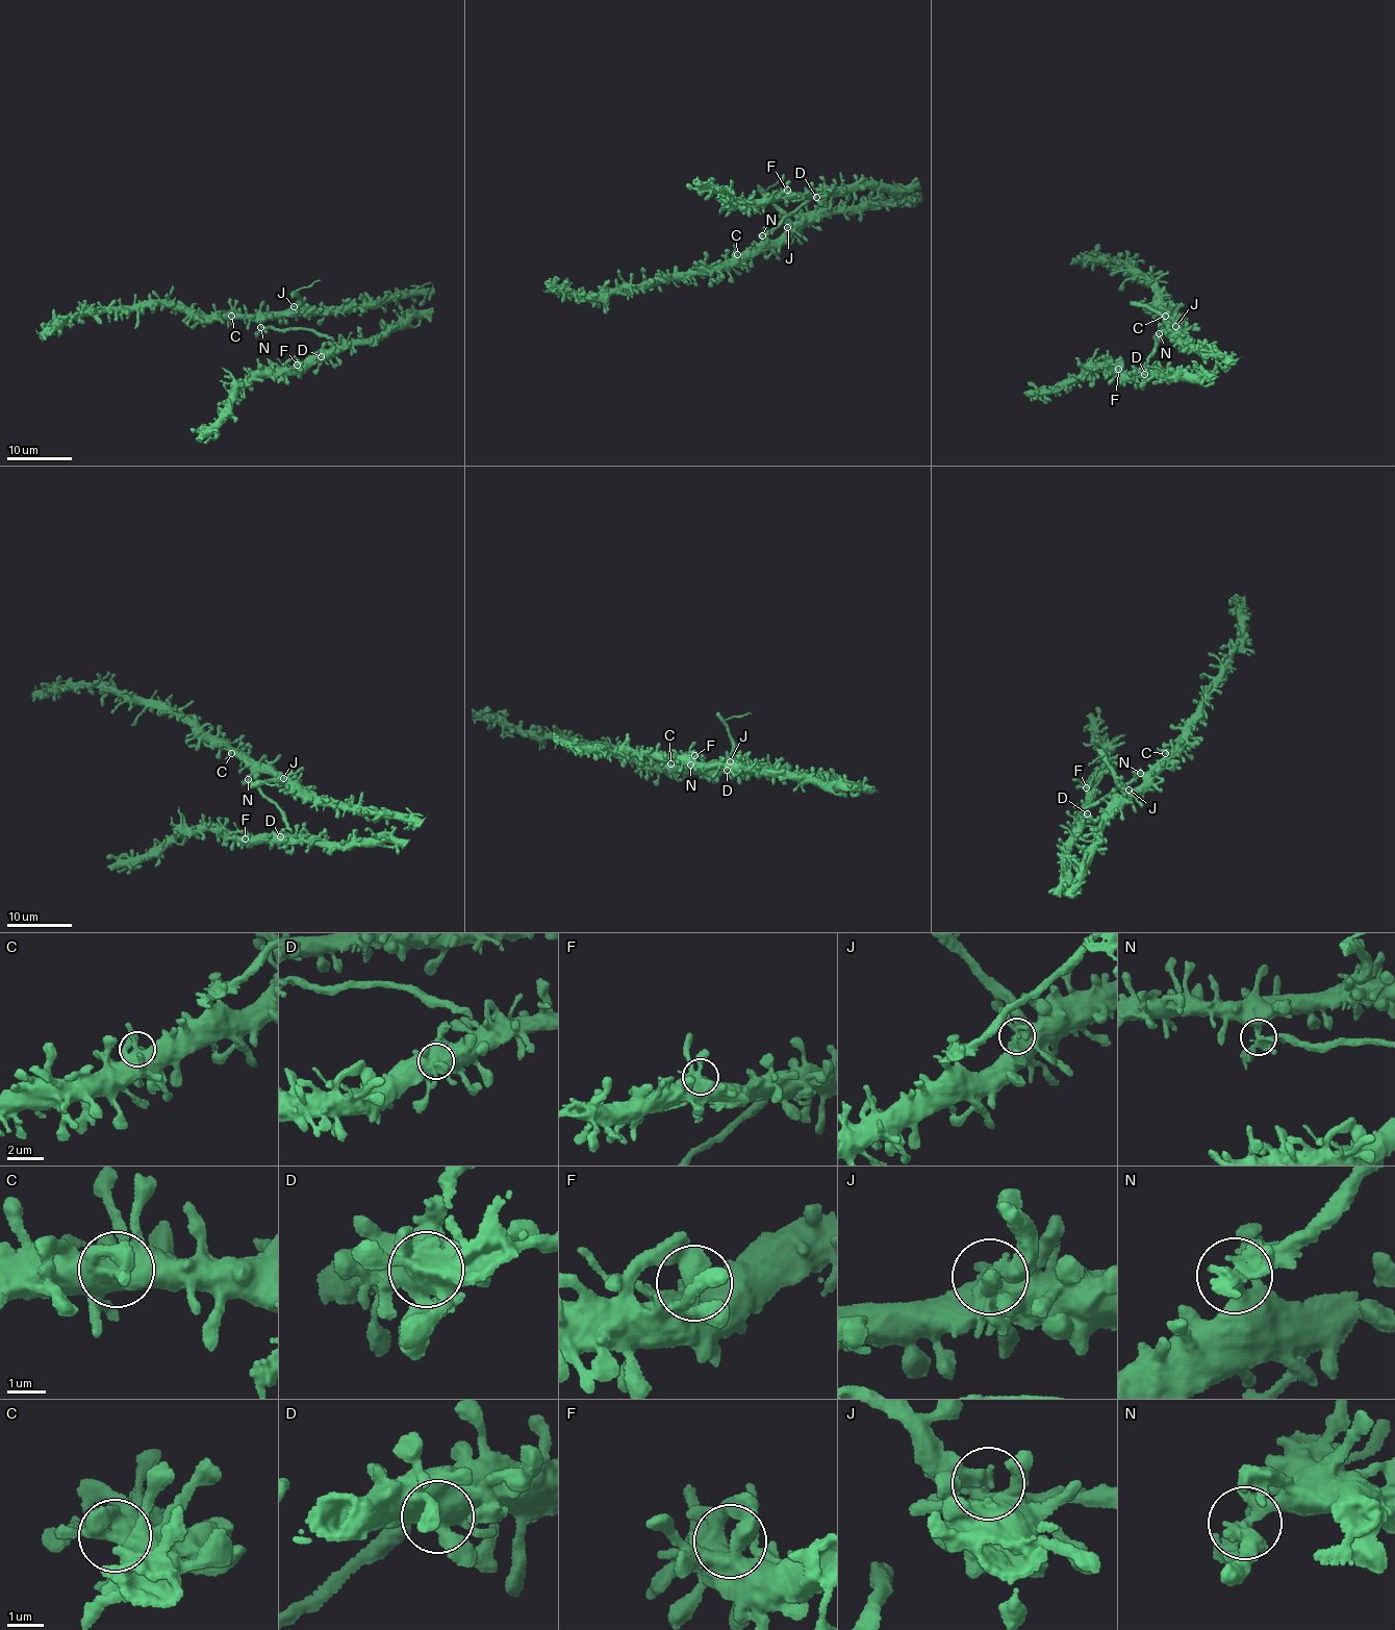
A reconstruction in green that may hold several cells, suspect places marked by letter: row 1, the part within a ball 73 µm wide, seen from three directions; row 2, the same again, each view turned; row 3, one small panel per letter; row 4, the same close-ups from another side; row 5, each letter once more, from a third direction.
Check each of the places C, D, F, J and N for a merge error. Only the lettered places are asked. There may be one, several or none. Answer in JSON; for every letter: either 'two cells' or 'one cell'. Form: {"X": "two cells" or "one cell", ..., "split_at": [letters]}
{"C": "one cell", "D": "one cell", "F": "one cell", "J": "two cells", "N": "two cells", "split_at": ["J", "N"]}

